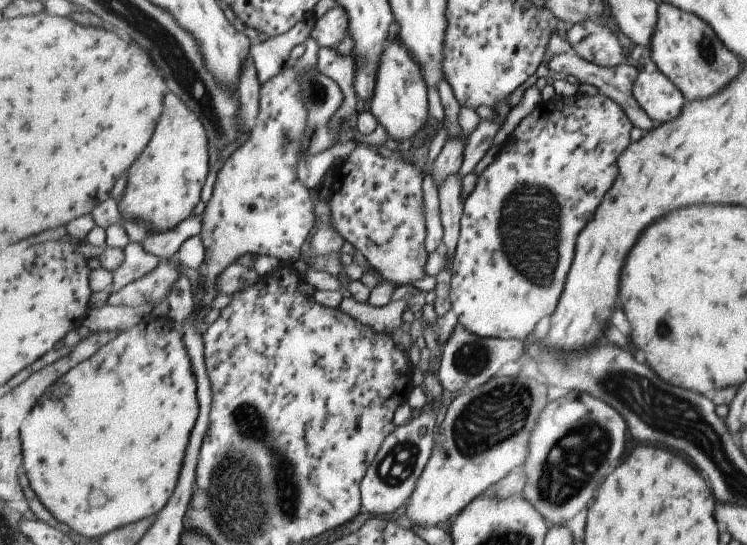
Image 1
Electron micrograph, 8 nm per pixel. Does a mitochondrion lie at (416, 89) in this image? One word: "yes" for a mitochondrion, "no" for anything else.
no

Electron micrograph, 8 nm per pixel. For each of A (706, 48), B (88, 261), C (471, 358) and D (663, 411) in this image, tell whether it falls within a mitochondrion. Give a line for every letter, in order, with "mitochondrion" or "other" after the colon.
A: mitochondrion
B: other
C: mitochondrion
D: mitochondrion

